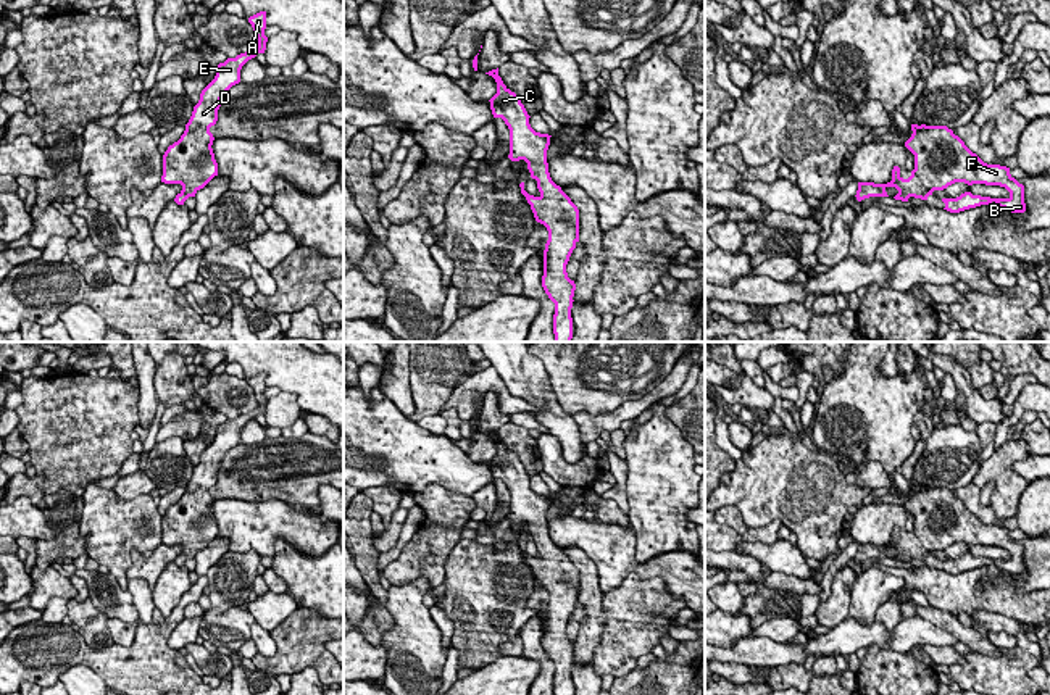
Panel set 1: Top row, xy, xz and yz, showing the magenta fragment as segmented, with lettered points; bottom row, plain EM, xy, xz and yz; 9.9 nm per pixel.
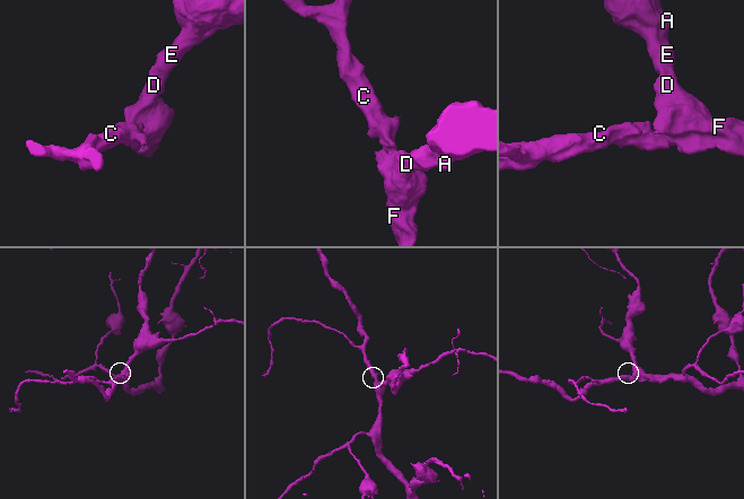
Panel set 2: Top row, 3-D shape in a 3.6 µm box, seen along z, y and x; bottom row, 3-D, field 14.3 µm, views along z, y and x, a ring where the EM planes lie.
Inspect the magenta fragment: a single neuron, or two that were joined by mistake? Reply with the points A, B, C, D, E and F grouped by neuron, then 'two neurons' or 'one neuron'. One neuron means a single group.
groups A B C D E F; one neuron

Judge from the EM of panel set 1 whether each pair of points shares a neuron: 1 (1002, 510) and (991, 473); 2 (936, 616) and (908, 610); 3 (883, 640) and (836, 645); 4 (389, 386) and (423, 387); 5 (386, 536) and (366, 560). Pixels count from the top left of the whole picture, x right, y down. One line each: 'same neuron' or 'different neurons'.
1: same neuron
2: different neurons
3: same neuron
4: different neurons
5: different neurons

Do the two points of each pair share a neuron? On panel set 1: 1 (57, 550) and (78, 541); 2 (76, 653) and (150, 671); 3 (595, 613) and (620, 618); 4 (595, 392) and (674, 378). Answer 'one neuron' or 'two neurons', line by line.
1: one neuron
2: one neuron
3: two neurons
4: two neurons

